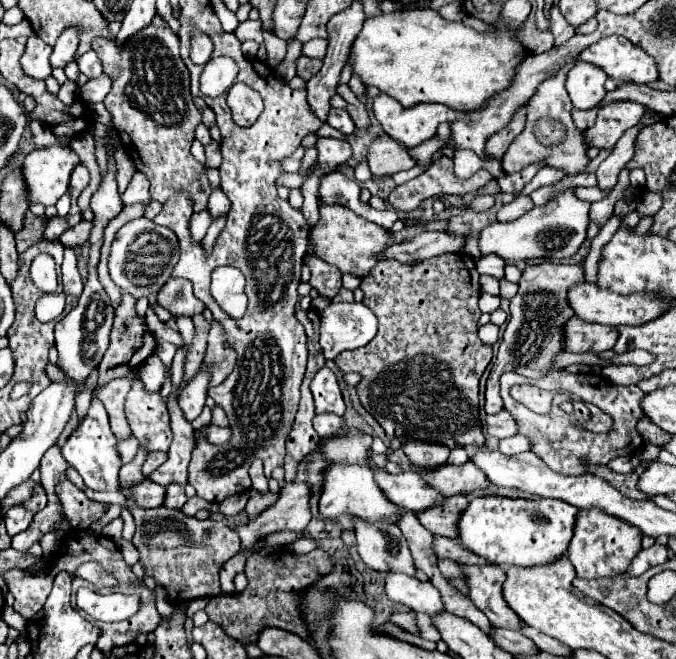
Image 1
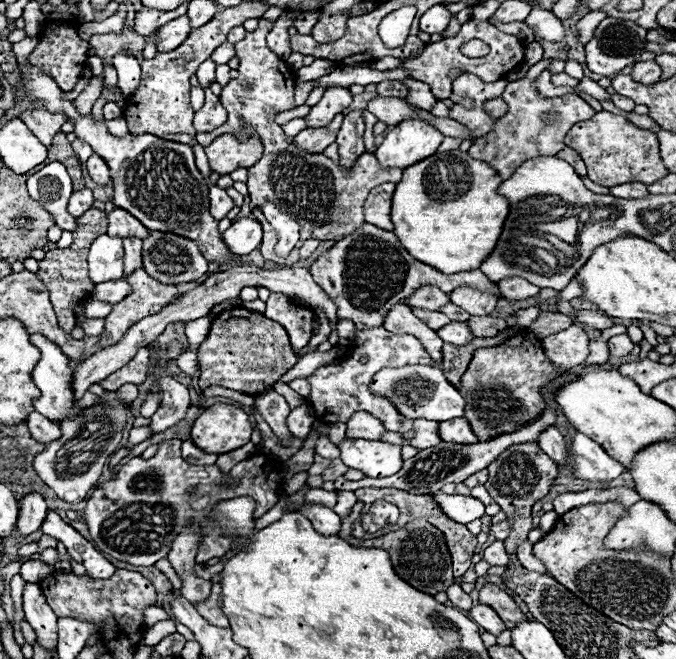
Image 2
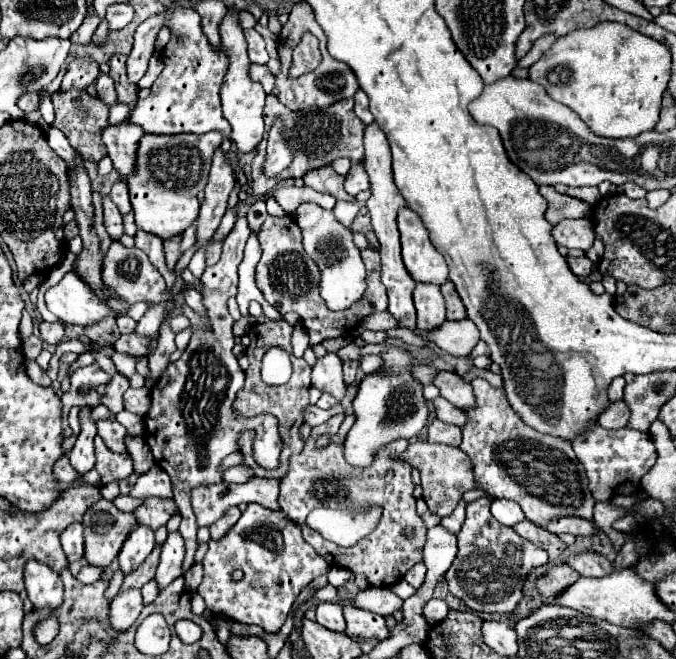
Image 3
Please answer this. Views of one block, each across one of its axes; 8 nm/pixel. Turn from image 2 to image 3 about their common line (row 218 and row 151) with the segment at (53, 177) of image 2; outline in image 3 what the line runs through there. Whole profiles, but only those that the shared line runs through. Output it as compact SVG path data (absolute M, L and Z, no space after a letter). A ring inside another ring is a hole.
M50 128L50 132L46 134L46 140L48 140L48 146L68 164L68 174L70 174L70 172L76 168L76 164L74 164L76 152L74 152L74 148L68 144L66 136L64 136L58 128Z

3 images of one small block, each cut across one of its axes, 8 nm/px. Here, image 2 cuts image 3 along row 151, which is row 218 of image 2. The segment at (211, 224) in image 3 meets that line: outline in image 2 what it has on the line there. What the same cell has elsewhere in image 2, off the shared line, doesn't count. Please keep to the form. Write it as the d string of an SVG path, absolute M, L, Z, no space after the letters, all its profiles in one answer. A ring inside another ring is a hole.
M210 186L210 212L216 220L222 220L234 206L232 198L226 194L226 190L218 188L218 186Z

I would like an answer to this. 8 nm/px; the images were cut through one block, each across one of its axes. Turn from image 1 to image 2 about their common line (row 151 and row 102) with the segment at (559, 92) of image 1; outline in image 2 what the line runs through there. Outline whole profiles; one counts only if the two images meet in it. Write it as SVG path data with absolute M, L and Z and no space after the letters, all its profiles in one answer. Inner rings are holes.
M543 59L530 67L526 78L510 82L506 90L502 92L502 98L508 102L508 114L504 118L496 120L494 132L480 136L474 140L468 154L472 158L488 162L502 180L518 168L518 164L534 158L534 156L556 156L564 148L566 132L582 122L590 120L594 116L594 108L584 102L580 96L558 96L558 98L546 98L536 90L536 78L544 71L554 59Z

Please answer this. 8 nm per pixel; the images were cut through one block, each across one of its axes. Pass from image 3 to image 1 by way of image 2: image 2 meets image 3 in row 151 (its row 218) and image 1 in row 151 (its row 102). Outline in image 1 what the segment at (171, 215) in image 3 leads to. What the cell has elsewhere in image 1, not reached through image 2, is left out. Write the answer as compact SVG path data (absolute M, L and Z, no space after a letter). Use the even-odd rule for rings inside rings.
M48 146L30 152L24 160L24 180L30 192L30 204L54 206L68 192L70 172L82 164L72 148Z

